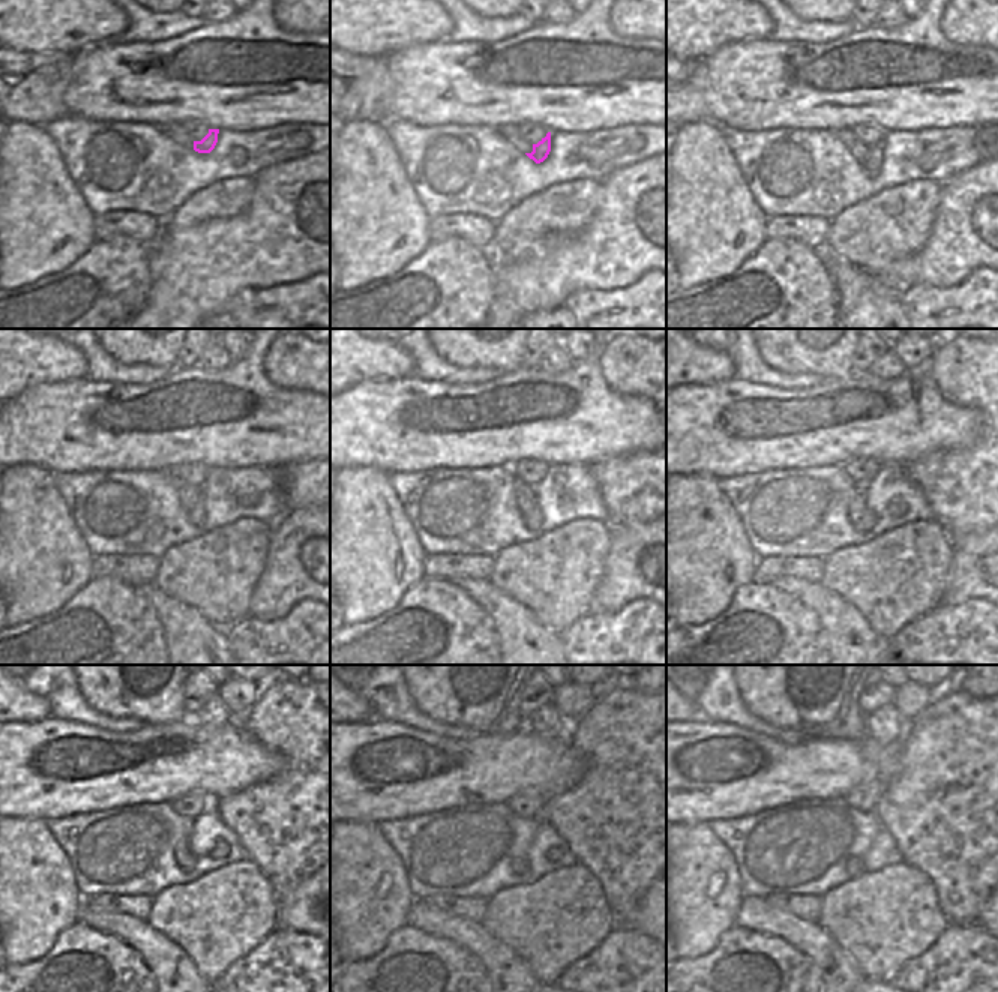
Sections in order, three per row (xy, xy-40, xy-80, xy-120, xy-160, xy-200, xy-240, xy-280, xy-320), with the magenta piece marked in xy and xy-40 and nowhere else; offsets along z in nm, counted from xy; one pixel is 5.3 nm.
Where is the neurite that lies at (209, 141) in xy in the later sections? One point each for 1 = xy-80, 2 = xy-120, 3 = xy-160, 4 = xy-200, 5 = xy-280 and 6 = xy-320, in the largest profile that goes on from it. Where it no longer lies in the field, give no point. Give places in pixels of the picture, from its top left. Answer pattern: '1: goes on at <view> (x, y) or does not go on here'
1: goes on at xy-80 (871, 161)
2: goes on at xy-120 (191, 500)
3: goes on at xy-160 (529, 509)
4: goes on at xy-200 (862, 518)
5: goes on at xy-280 (518, 865)
6: goes on at xy-320 (854, 868)

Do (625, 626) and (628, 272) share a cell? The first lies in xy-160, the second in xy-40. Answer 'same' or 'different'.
different

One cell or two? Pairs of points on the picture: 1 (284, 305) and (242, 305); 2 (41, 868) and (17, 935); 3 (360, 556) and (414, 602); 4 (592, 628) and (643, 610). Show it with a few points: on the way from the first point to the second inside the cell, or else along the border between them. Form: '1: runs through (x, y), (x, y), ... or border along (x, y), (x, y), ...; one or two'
1: runs through (273, 303), (252, 305); one
2: runs through (29, 884), (29, 919); one
3: border along (423, 578), (416, 581), (392, 608), (377, 616); two
4: runs through (604, 628), (625, 628), (631, 622); one

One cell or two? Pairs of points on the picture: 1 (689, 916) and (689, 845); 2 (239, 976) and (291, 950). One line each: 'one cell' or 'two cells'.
1: one cell
2: one cell

